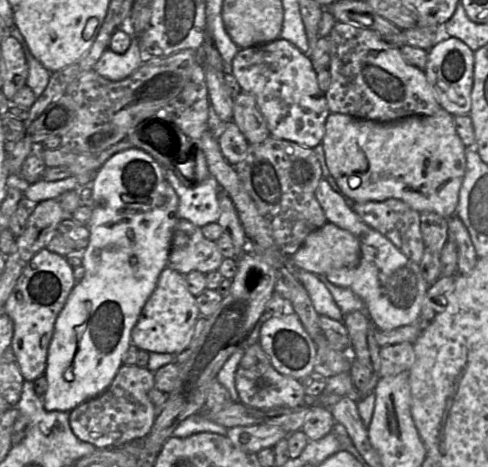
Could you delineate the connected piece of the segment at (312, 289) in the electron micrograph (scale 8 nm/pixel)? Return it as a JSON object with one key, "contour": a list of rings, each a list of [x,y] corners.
{"contour":[[[297,270],[297,278],[306,289],[316,313],[331,319],[343,321],[344,315],[335,303],[331,293],[317,275]]]}

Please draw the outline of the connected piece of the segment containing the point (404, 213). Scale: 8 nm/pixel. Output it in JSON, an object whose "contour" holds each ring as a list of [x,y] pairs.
{"contour":[[[395,198],[351,202],[351,207],[365,224],[389,239],[409,260],[421,262],[425,246],[418,211]]]}

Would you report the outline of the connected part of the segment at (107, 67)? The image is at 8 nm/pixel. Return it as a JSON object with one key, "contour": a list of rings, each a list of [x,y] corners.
{"contour":[[[133,37],[129,48],[123,54],[109,49],[104,51],[93,70],[106,79],[120,81],[136,71],[141,64],[142,50],[139,38]]]}

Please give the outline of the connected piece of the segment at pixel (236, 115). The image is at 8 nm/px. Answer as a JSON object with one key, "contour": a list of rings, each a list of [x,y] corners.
{"contour":[[[241,91],[233,99],[233,120],[249,144],[263,142],[270,136],[267,124],[252,95]]]}

